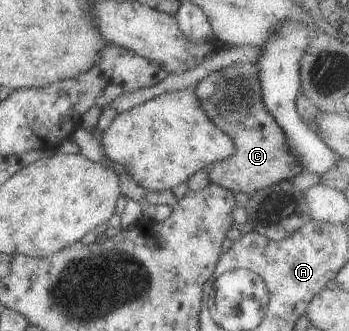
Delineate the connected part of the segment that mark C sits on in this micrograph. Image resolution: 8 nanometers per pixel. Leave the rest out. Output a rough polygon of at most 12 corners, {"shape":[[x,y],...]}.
{"shape":[[258,65],[195,85],[236,151],[210,183],[252,195],[302,173],[266,109]]}

